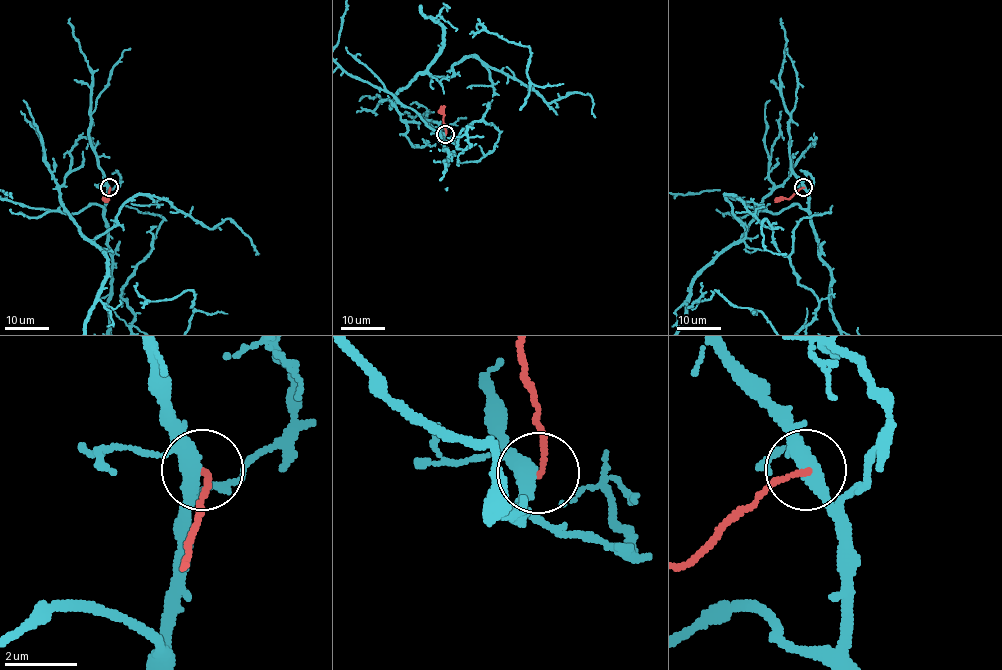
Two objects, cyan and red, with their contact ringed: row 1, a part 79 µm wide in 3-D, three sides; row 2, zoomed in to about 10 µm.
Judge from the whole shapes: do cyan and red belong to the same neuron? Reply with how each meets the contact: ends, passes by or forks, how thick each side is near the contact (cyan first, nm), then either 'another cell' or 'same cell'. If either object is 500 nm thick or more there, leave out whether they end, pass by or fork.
cyan forks | red ends | 360/150 nm | another cell

